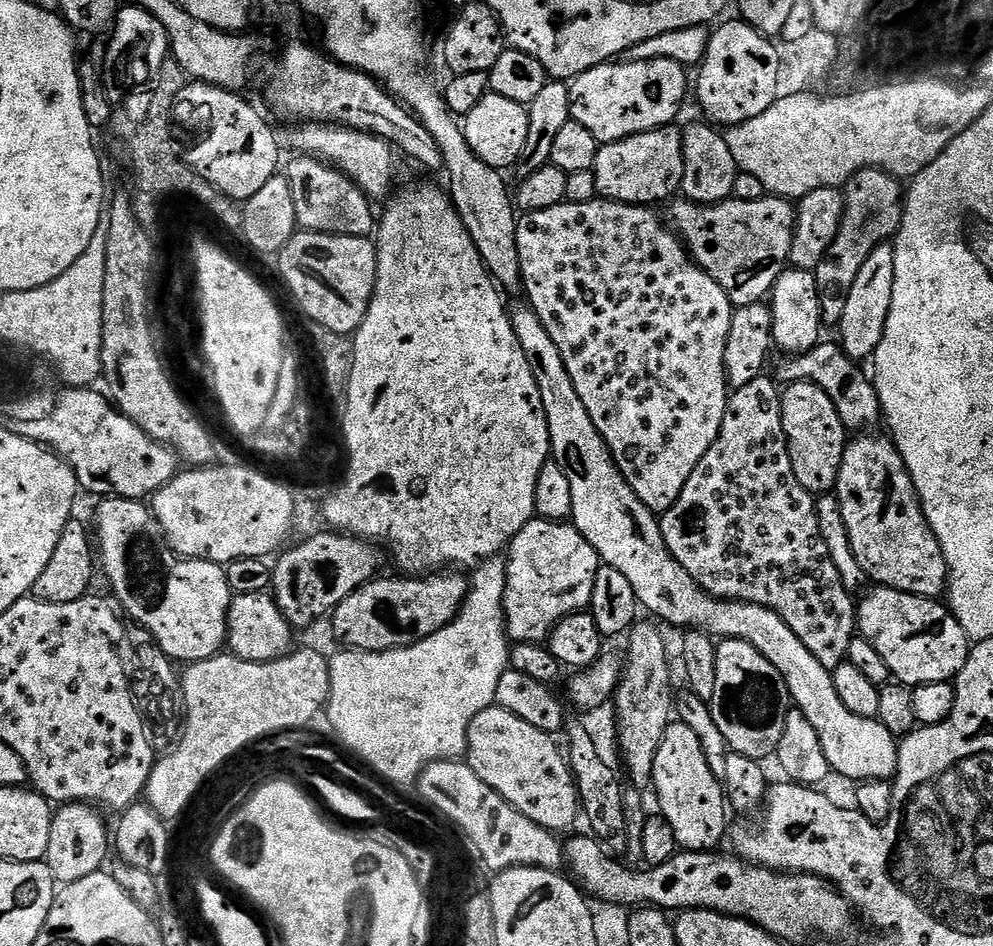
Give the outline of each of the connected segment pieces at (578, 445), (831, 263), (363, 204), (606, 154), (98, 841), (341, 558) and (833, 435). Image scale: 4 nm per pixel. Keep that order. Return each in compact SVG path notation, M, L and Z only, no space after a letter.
M531 306L523 307L511 313L512 325L514 334L522 346L522 354L526 354L526 362L530 362L530 374L534 374L534 382L538 382L538 390L542 394L542 406L546 410L550 426L551 459L558 466L562 466L562 470L566 470L566 478L570 481L570 495L574 498L571 523L583 534L586 542L594 546L594 550L607 567L619 570L628 579L630 586L634 586L637 605L643 611L645 608L646 611L653 612L657 616L657 621L662 620L660 622L665 625L672 625L681 630L699 630L713 638L741 640L752 644L754 650L758 650L758 654L762 654L762 658L766 658L766 662L770 662L770 666L774 666L774 670L782 674L789 701L800 708L802 714L806 714L806 719L813 724L831 771L857 782L891 781L896 775L898 762L897 737L892 736L890 730L886 730L886 726L882 726L879 720L862 718L846 710L842 698L838 698L838 690L834 690L832 669L822 666L822 662L818 662L818 658L814 658L814 654L810 654L810 650L802 646L802 641L795 636L794 630L790 630L790 626L786 626L786 622L782 622L782 618L778 618L778 614L774 614L774 610L766 606L747 604L741 600L720 600L716 596L711 596L709 592L703 592L698 582L694 582L694 578L690 578L690 574L686 574L686 570L678 566L662 538L657 513L651 512L640 501L638 494L630 490L630 486L620 475L602 434L598 434L598 426L590 422L590 414L586 414L586 406L582 406L582 398L578 398L578 390L574 390L574 382L570 382L570 374L566 374L566 362L562 362L562 354L558 354L554 338L546 334L546 326L542 326L536 311Z
M863 168L843 185L844 213L838 226L838 238L834 238L830 250L826 250L826 258L822 258L814 270L825 325L839 325L842 310L846 310L850 286L854 286L854 278L858 278L858 270L862 270L866 258L878 245L889 243L899 232L906 199L902 188L900 192L900 184L897 177L882 168Z
M303 154L295 158L297 160L289 162L286 175L294 194L297 225L309 232L325 232L331 236L371 237L378 220L375 215L372 217L373 201L370 197L332 165Z
M676 126L655 128L642 134L634 134L625 140L600 147L596 159L596 190L601 197L621 204L655 205L655 200L675 197L680 192L684 173L684 155L681 129Z
M69 802L55 809L50 826L50 846L46 850L44 860L57 885L79 882L82 878L90 878L90 874L101 871L105 867L104 859L110 854L110 828L104 825L93 805L83 802Z
M335 530L323 531L317 536L306 537L301 544L294 545L289 552L281 551L280 561L272 568L271 595L276 605L280 607L280 613L286 618L286 622L296 630L310 627L319 616L327 617L351 592L373 579L384 564L384 556L379 552L381 549L373 541L361 540L359 536L346 536Z
M800 380L783 389L780 398L782 426L788 439L790 462L794 466L794 478L802 482L807 492L828 494L838 482L838 470L842 466L844 450L848 447L850 433L844 427L838 410L826 390L819 388L810 380Z

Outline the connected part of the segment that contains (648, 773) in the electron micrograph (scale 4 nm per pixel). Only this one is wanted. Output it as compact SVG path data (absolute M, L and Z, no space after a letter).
M637 622L627 633L628 657L623 657L620 685L614 697L622 764L628 767L631 783L640 790L651 785L654 758L658 754L658 746L662 746L662 734L666 734L668 725L674 720L674 679L661 629L652 624Z

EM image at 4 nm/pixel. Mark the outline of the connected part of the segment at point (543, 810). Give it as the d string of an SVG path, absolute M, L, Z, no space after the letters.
M493 706L482 710L470 722L468 731L468 751L466 753L466 762L510 806L514 806L526 818L530 818L538 827L548 828L557 834L563 833L563 828L568 828L576 820L576 815L581 815L580 795L577 792L576 778L573 776L565 753L555 744L553 737L547 732L538 730L538 726L530 726L530 722L522 722L514 714L510 714L504 708Z

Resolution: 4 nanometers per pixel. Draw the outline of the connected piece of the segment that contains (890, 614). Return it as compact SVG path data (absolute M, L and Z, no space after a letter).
M876 586L871 590L863 593L864 601L859 601L856 623L859 635L882 654L889 673L899 683L909 686L955 681L968 657L970 641L947 603L893 588Z

